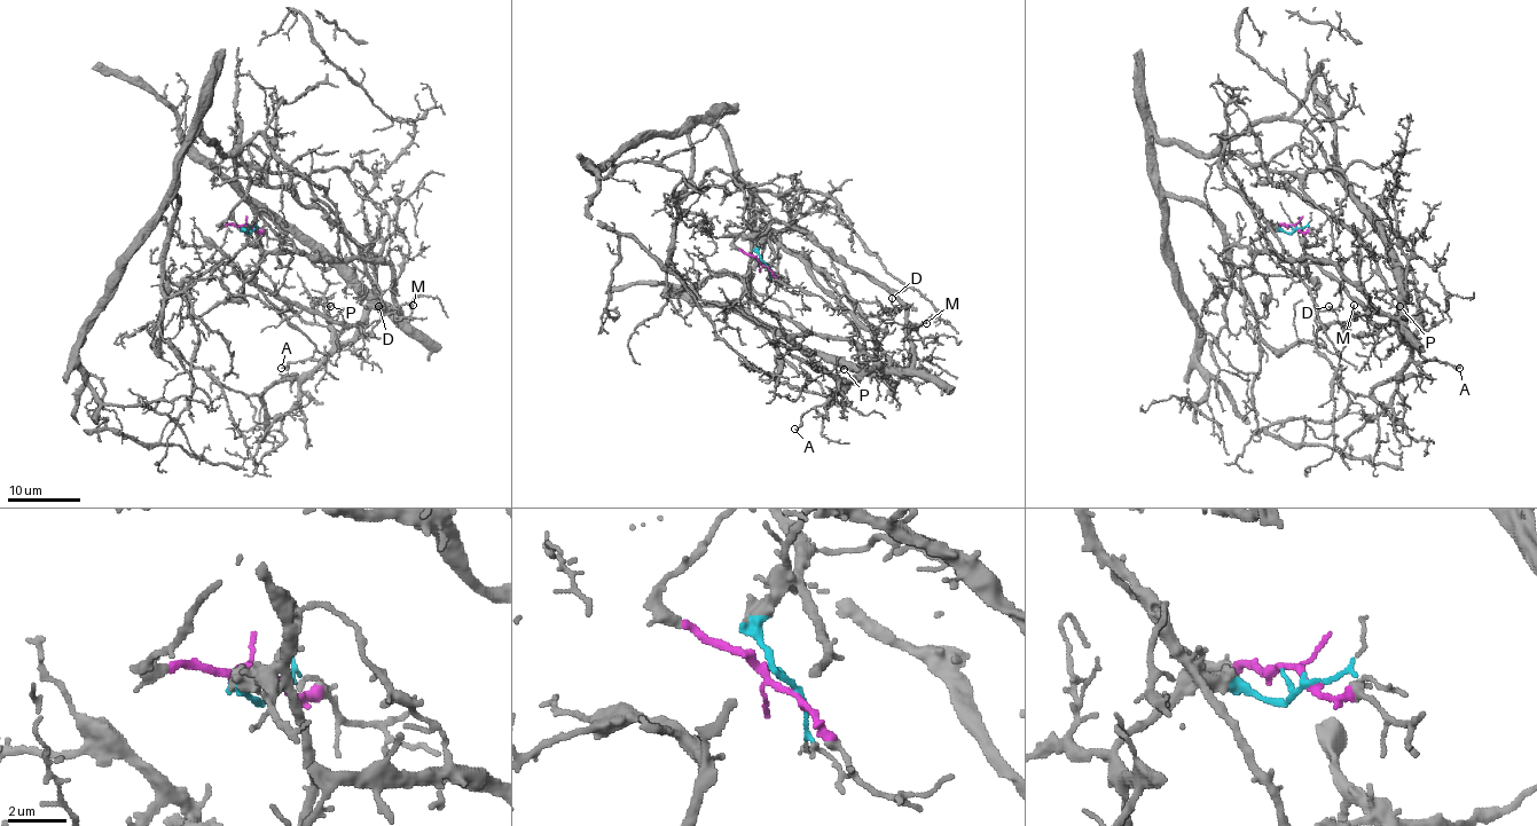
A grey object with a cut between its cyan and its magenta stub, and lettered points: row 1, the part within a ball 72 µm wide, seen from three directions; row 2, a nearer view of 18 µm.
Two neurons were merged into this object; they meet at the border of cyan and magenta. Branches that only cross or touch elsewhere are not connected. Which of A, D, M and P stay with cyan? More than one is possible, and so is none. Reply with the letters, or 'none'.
A, D, M, P

